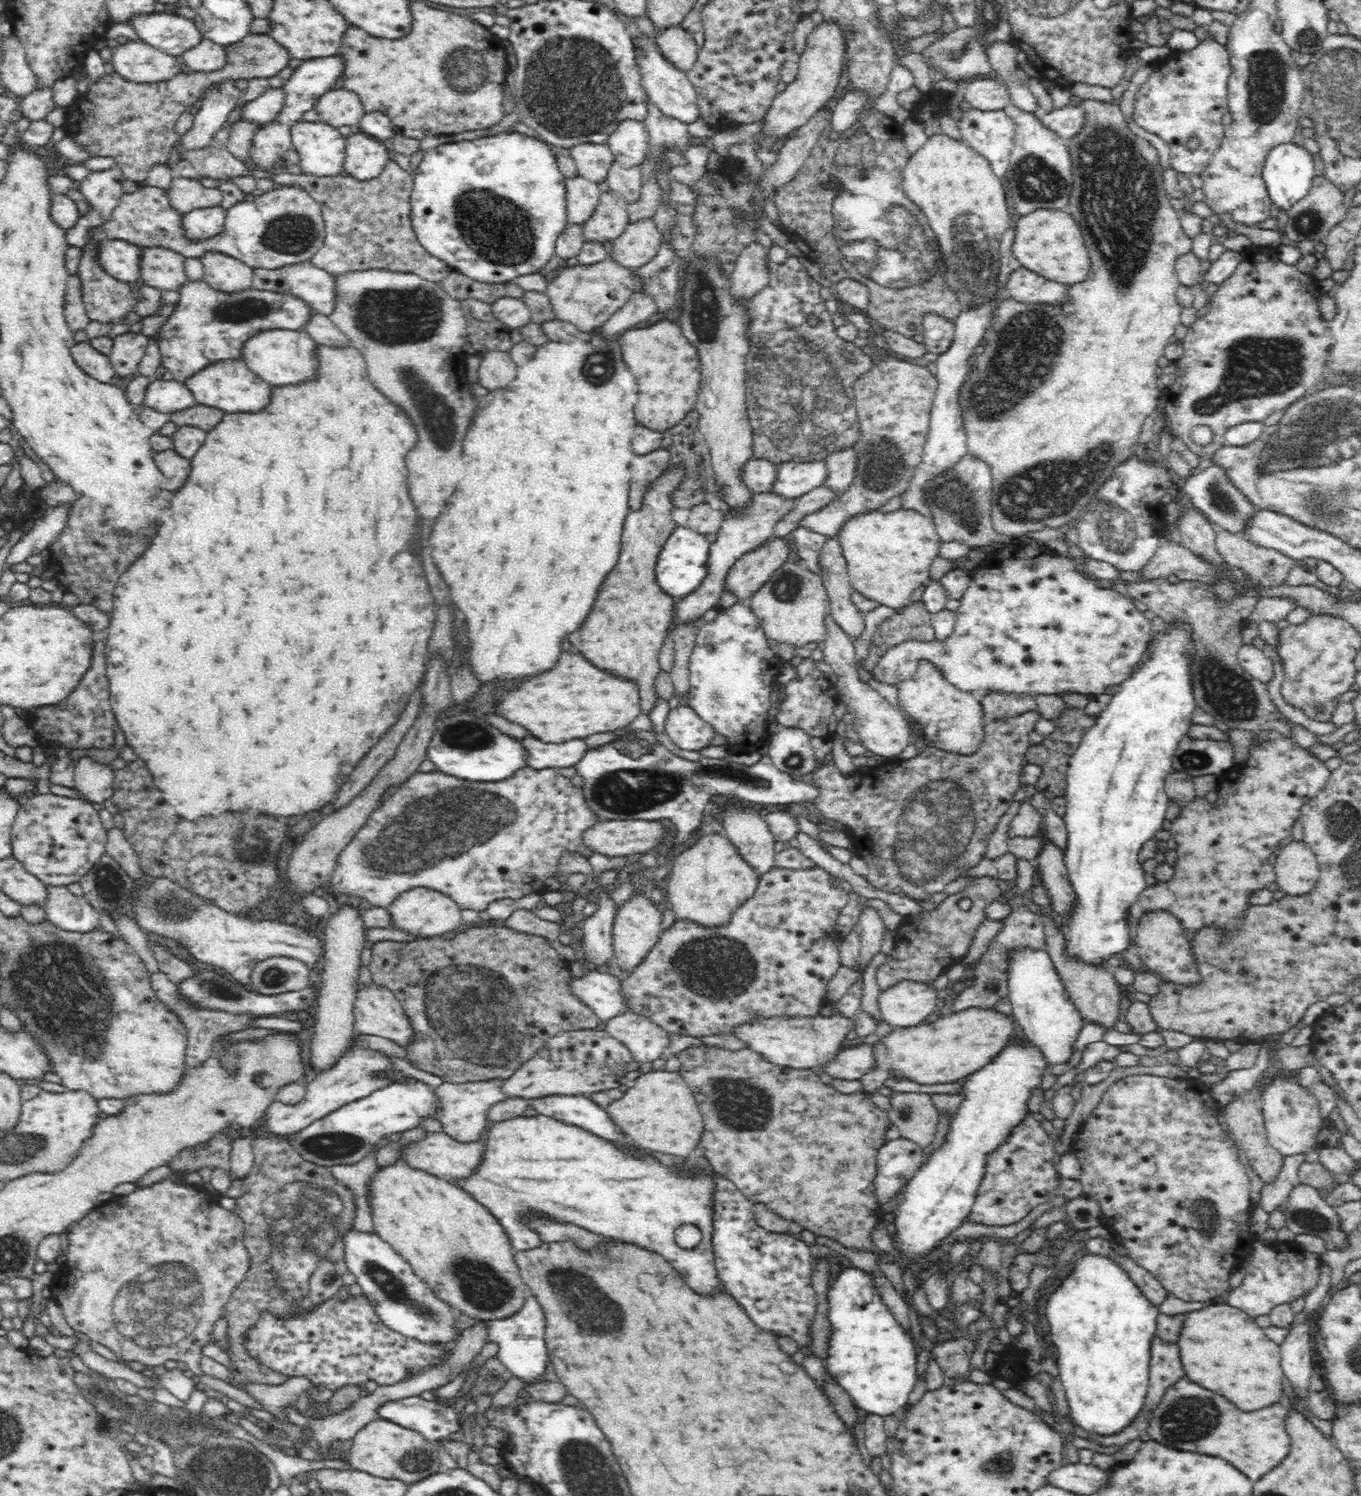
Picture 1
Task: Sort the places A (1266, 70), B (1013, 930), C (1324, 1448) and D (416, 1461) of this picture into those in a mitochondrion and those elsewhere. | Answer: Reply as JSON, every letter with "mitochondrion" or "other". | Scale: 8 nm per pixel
{"A":"mitochondrion","B":"mitochondrion","C":"other","D":"mitochondrion"}

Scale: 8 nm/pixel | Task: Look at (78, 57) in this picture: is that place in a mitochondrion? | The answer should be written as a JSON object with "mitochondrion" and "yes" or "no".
{"mitochondrion":"no"}

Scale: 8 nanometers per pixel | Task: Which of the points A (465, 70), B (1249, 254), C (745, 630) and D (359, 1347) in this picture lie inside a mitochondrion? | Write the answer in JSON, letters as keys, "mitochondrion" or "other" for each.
{"A":"mitochondrion","B":"other","C":"other","D":"other"}

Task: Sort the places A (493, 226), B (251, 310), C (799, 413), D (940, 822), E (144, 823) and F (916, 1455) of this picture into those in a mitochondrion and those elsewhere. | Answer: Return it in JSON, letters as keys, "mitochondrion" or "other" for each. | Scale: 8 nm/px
{"A":"mitochondrion","B":"mitochondrion","C":"mitochondrion","D":"mitochondrion","E":"other","F":"other"}

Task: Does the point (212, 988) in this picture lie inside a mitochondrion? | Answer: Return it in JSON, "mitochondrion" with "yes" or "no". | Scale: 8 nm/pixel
{"mitochondrion":"yes"}

